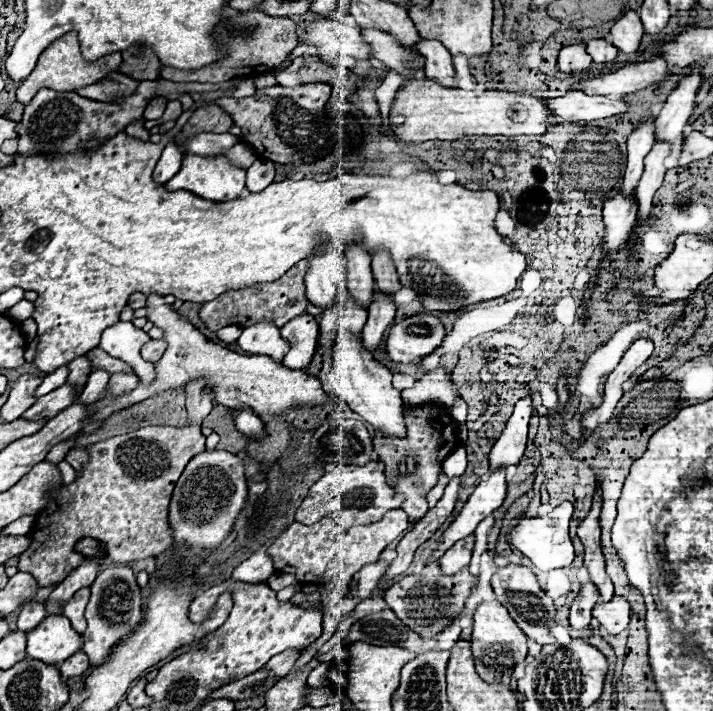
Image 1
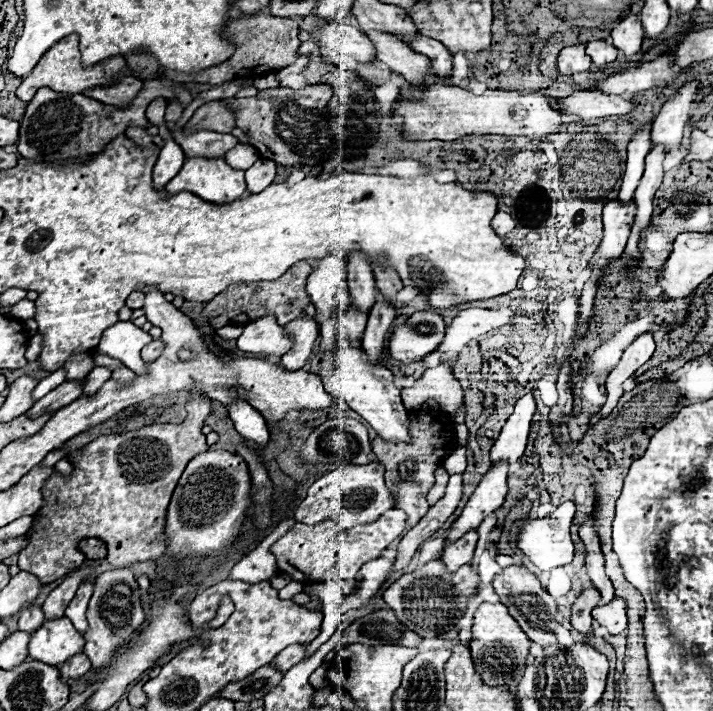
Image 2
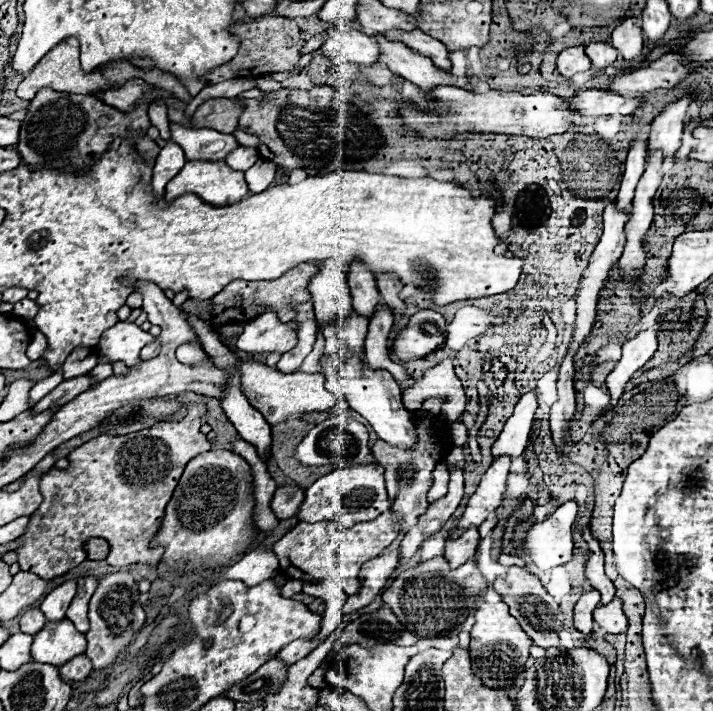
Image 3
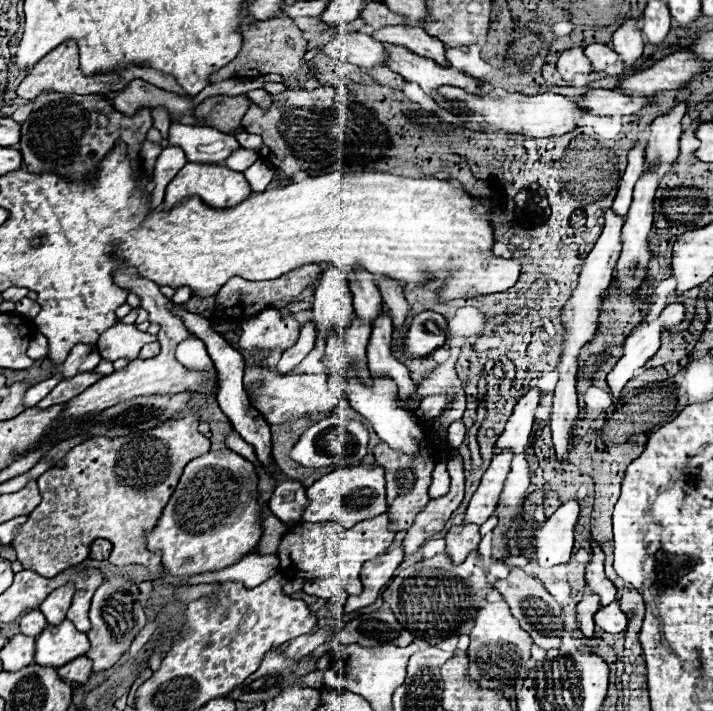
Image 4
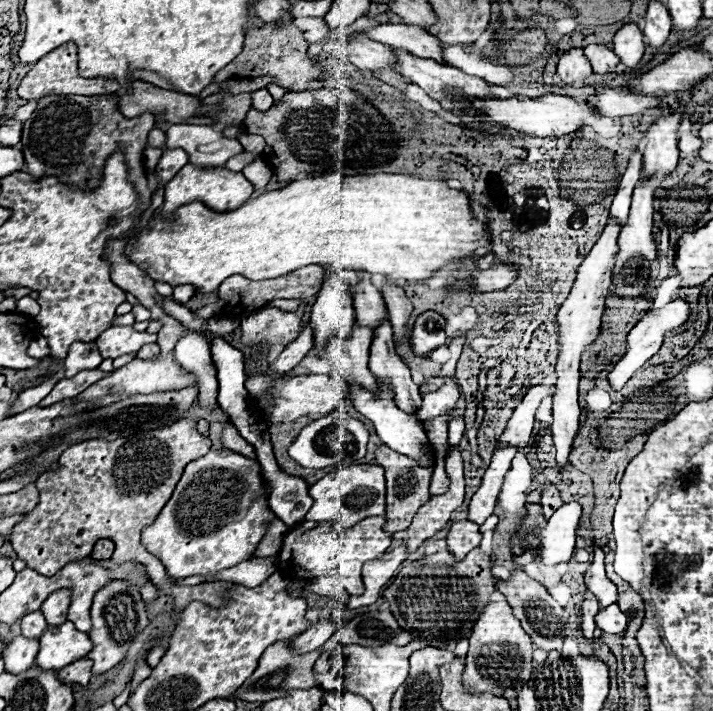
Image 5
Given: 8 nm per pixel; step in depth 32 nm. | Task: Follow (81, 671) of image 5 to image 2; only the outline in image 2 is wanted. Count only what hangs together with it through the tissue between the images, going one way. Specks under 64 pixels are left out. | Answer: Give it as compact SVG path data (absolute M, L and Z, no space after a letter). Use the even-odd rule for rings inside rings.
M76 654L74 658L70 658L68 662L64 662L64 664L60 666L60 674L62 674L64 680L84 678L90 670L92 670L92 664L90 664L90 660L86 658L86 654Z

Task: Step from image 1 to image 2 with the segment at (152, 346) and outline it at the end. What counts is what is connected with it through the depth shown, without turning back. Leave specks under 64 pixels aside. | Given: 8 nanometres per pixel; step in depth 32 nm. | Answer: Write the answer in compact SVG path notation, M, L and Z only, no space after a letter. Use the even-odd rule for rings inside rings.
M154 340L154 342L146 344L146 346L142 348L142 360L146 360L146 362L156 360L156 358L162 354L162 348L164 348L164 344L162 344L160 340Z

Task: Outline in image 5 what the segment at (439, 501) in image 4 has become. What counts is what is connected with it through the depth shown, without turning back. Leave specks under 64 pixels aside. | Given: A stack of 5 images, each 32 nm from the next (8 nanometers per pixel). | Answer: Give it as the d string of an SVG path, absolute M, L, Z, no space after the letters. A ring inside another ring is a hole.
M448 446L446 454L446 474L450 486L444 494L430 496L430 500L418 508L412 526L408 528L408 550L414 552L422 546L424 540L440 532L450 520L452 512L464 502L464 476L462 476L462 458L458 446Z

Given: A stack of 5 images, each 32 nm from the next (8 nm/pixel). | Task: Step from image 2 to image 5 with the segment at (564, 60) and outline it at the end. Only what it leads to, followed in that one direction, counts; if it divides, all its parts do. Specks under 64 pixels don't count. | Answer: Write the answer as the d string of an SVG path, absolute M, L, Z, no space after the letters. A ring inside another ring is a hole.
M580 48L566 52L558 62L558 76L562 78L564 84L586 80L590 74L592 74L592 66Z

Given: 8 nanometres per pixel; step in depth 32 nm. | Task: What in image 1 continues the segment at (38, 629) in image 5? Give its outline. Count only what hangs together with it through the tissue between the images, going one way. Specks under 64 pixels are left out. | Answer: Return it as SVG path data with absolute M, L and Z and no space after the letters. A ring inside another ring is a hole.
M36 600L26 602L26 604L22 606L20 614L18 614L18 630L22 630L22 632L34 630L44 618L46 618L44 604L38 604Z

